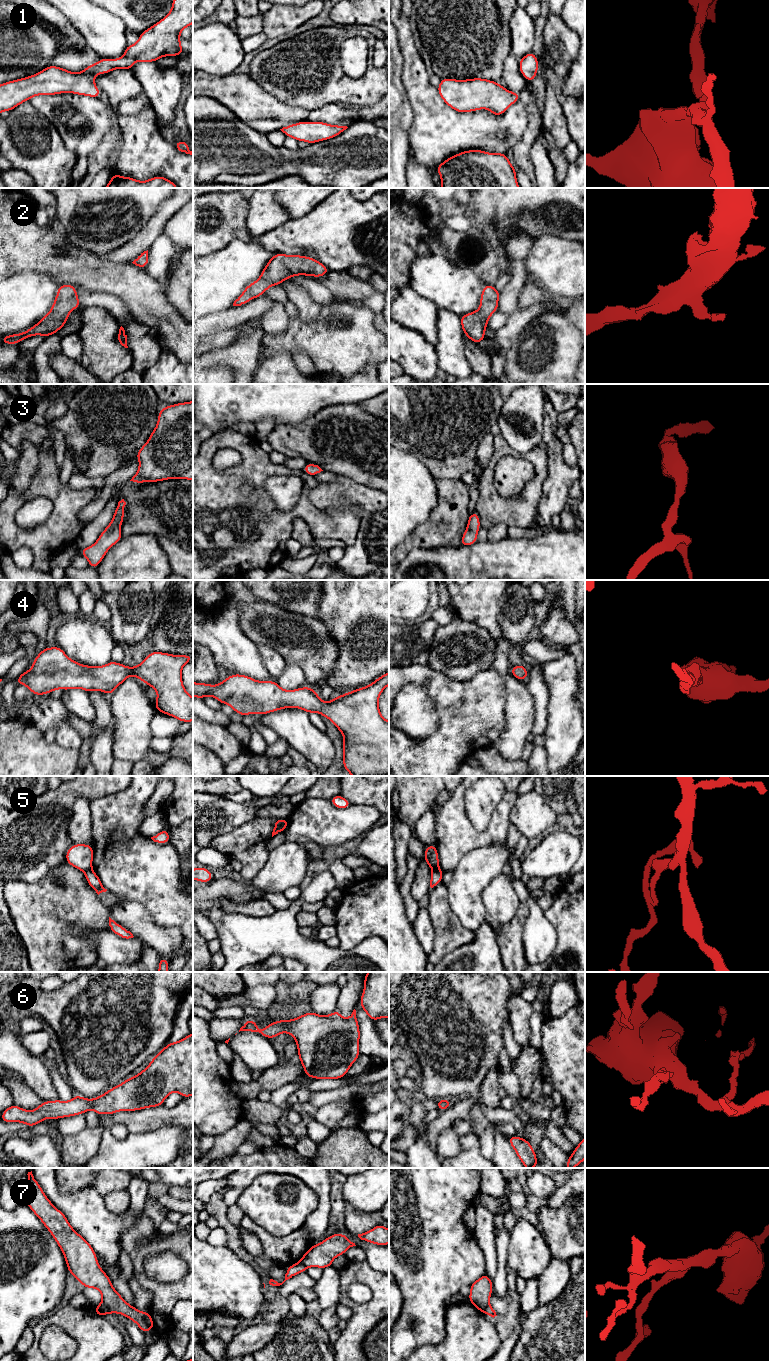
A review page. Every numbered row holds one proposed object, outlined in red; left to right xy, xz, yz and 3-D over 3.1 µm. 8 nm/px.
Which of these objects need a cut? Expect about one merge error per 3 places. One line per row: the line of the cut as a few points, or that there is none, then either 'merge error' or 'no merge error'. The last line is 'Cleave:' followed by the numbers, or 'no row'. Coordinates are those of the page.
1: no cut; no merge error
2: no cut; no merge error
3: no cut; no merge error
4: no cut; no merge error
5: cut in xy along (91, 867), (84, 872); merge error
6: no cut; no merge error
7: cut in xy along (101, 1303), (109, 1311); merge error
Cleave: 5, 7

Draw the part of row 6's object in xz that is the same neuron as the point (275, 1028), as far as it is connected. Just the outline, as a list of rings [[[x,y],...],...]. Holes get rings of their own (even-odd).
[[[337,1009],[326,1016],[310,1011],[295,1019],[281,1019],[269,1023],[262,1031],[259,1030],[255,1020],[249,1019],[245,1021],[240,1031],[255,1032],[270,1040],[285,1032],[292,1035],[298,1048],[300,1063],[304,1067],[304,1075],[314,1079],[341,1079],[360,1056],[360,1029],[355,1009],[348,1018],[343,1018]]]

